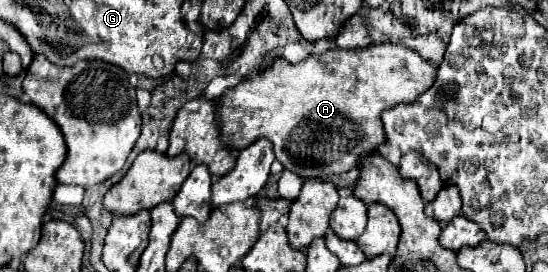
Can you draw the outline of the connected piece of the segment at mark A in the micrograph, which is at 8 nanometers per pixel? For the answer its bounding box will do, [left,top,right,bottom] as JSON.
[218,44,436,178]

